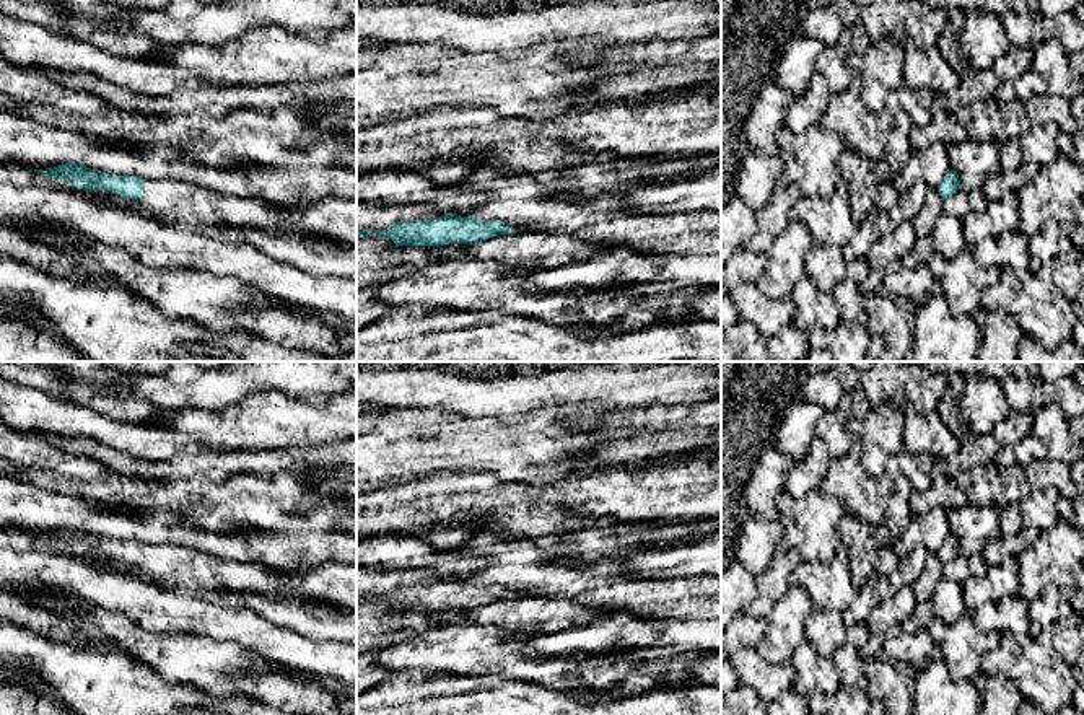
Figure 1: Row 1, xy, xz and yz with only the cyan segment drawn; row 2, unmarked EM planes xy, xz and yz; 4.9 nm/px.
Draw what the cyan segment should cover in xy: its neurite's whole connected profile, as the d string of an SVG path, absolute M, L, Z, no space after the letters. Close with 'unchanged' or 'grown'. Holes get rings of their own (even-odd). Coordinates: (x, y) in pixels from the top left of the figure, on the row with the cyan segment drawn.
M63 163L47 169L33 169L44 173L49 178L62 178L72 187L103 191L107 194L104 205L119 207L114 199L127 197L137 200L143 208L150 210L160 223L169 226L187 226L194 231L207 233L210 228L234 228L234 230L265 230L278 236L309 236L295 226L283 225L283 213L278 205L257 197L221 195L218 192L197 187L182 181L145 181L137 176L119 176L88 168L85 163Z; grown

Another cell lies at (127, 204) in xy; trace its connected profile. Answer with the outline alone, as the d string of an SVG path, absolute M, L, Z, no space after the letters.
M116 197L114 199L116 205L122 207L124 210L129 210L129 212L133 212L133 213L138 213L142 217L146 217L146 218L155 218L155 215L143 208L138 200L133 200L133 199L127 199L127 197Z

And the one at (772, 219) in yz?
M778 184L768 204L755 212L757 230L744 241L744 248L767 254L788 225L788 212L801 197L794 184Z

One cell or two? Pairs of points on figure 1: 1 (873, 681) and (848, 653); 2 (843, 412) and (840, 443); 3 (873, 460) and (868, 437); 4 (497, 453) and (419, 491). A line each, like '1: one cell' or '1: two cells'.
1: one cell
2: one cell
3: one cell
4: two cells

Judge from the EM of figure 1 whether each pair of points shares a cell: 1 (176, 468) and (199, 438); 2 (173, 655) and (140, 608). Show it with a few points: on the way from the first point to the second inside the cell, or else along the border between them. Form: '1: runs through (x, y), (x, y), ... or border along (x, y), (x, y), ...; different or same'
1: border along (225, 450), (173, 455), (166, 460), (150, 461); different
2: border along (124, 614), (150, 631), (196, 634); different

